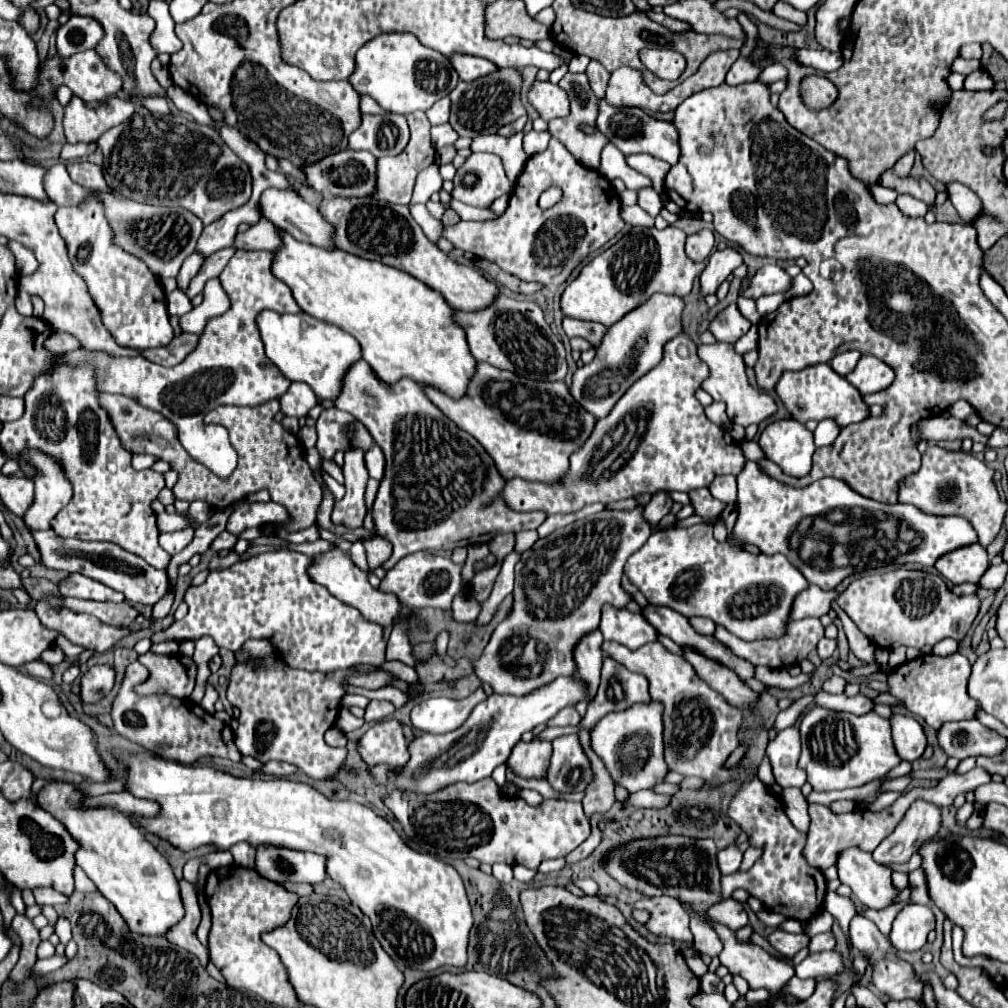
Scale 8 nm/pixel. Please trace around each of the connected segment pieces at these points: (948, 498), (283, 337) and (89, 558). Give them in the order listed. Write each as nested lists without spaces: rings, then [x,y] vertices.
[[[929,446],[925,454],[921,454],[921,468],[915,474],[909,474],[909,478],[901,480],[901,486],[897,490],[899,502],[913,504],[927,514],[961,516],[969,520],[973,530],[977,530],[979,544],[987,548],[999,534],[1003,524],[1003,514],[1007,510],[1007,502],[1001,502],[991,478],[993,470],[977,456],[961,450],[953,452],[953,450],[943,450],[939,446]]]
[[[265,310],[257,316],[257,326],[269,360],[289,380],[299,380],[309,384],[311,390],[321,400],[337,400],[337,394],[341,394],[341,382],[345,378],[345,370],[349,370],[353,362],[361,360],[361,348],[353,336],[305,312],[275,314],[271,310]]]
[[[33,532],[33,538],[39,546],[41,560],[47,568],[65,570],[65,572],[81,572],[93,580],[97,578],[97,582],[101,582],[101,584],[105,584],[117,592],[123,592],[131,604],[153,606],[171,588],[167,570],[157,570],[157,568],[149,566],[143,558],[137,558],[135,554],[121,550],[121,546],[117,546],[117,544],[65,540],[53,532]]]

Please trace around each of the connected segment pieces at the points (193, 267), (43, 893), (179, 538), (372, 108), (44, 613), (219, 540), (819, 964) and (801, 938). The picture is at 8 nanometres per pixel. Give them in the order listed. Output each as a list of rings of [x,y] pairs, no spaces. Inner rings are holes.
[[[193,252],[193,254],[189,254],[189,258],[185,258],[185,262],[183,262],[183,266],[181,266],[181,272],[179,272],[179,276],[177,276],[177,284],[179,284],[179,288],[181,288],[183,292],[187,290],[189,280],[191,280],[191,278],[197,274],[197,270],[201,268],[203,260],[205,260],[205,258],[201,258],[201,252]]]
[[[35,888],[33,894],[35,894],[35,900],[37,900],[39,904],[49,904],[49,906],[65,904],[65,902],[69,900],[67,896],[63,896],[63,894],[57,892],[57,890],[51,890],[51,888]]]
[[[187,528],[187,530],[171,532],[171,534],[161,534],[159,544],[169,556],[175,556],[191,542],[191,538],[193,538],[193,528]]]
[[[359,94],[359,96],[361,96],[361,112],[363,114],[383,114],[383,110],[377,106],[377,102],[373,98],[363,96],[363,94]]]
[[[45,600],[37,604],[37,616],[45,628],[57,630],[69,642],[79,644],[87,650],[95,650],[99,654],[111,650],[121,638],[131,634],[127,628],[103,624],[101,620],[89,614],[77,614],[67,608],[55,608]]]
[[[225,530],[225,532],[221,532],[221,534],[211,542],[209,550],[213,550],[213,552],[219,552],[219,550],[223,550],[223,548],[231,550],[231,548],[235,546],[235,542],[237,542],[237,536],[233,536],[233,534],[229,534],[229,532]]]
[[[817,952],[809,954],[801,964],[795,966],[797,978],[825,978],[831,974],[839,974],[843,970],[841,956],[837,952]]]
[[[779,928],[773,930],[767,936],[767,940],[785,958],[793,958],[799,950],[803,950],[809,944],[809,936],[807,934],[789,934],[789,932],[783,932]]]

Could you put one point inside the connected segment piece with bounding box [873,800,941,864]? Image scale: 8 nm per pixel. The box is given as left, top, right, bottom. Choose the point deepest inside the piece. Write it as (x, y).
(921, 822)

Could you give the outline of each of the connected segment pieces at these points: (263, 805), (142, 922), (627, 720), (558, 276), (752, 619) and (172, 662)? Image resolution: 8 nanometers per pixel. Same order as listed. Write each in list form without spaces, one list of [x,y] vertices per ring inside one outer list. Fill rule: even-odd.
[[[119,754],[127,764],[129,764],[129,780],[127,780],[127,790],[137,796],[137,798],[147,798],[147,800],[155,800],[161,804],[161,814],[157,818],[149,818],[149,820],[135,820],[139,826],[143,826],[147,832],[153,832],[165,840],[169,840],[173,846],[181,848],[181,850],[193,850],[193,848],[199,848],[199,846],[207,846],[207,844],[215,844],[219,850],[225,850],[237,842],[251,842],[253,846],[257,844],[273,844],[273,846],[285,846],[285,848],[293,848],[293,850],[311,850],[311,852],[317,852],[317,854],[325,854],[329,860],[327,860],[327,874],[329,878],[333,878],[335,882],[339,882],[345,892],[349,894],[351,902],[357,904],[365,916],[369,916],[371,924],[373,924],[373,934],[375,938],[379,940],[379,944],[383,946],[383,950],[395,960],[395,964],[403,970],[403,968],[413,968],[413,970],[419,970],[419,972],[431,972],[431,970],[437,970],[437,968],[465,968],[465,962],[467,962],[467,944],[469,944],[469,930],[473,926],[473,914],[471,914],[471,904],[469,904],[469,898],[467,898],[467,892],[465,892],[465,886],[463,886],[463,880],[461,876],[457,874],[457,870],[451,866],[451,864],[445,864],[441,860],[437,860],[435,856],[431,854],[421,854],[421,852],[415,852],[411,850],[403,838],[393,830],[393,826],[383,820],[381,816],[377,816],[373,810],[369,810],[367,806],[363,804],[357,804],[357,802],[339,802],[339,800],[329,800],[325,798],[323,794],[319,794],[315,788],[311,788],[309,784],[303,784],[303,782],[295,782],[295,780],[285,780],[285,778],[246,778],[231,776],[227,772],[221,772],[221,770],[215,770],[211,766],[183,766],[183,764],[177,764],[177,762],[171,762],[171,760],[165,760],[165,758],[159,758],[159,756],[147,756],[147,754]]]
[[[53,782],[39,792],[37,804],[63,822],[69,834],[81,844],[75,856],[77,866],[83,868],[83,872],[95,882],[97,890],[117,908],[129,930],[145,936],[165,936],[173,924],[181,922],[185,916],[179,882],[169,862],[149,840],[145,840],[143,832],[125,814],[109,808],[77,810],[81,796],[83,794],[71,784]]]
[[[657,700],[647,704],[629,706],[629,710],[609,712],[603,716],[591,732],[591,746],[607,764],[615,782],[625,786],[629,792],[647,790],[659,782],[667,774],[667,766],[663,760],[663,706]]]
[[[551,138],[545,152],[527,160],[515,182],[509,206],[501,216],[483,222],[461,220],[453,226],[443,226],[443,238],[463,252],[495,262],[501,270],[521,280],[557,288],[589,252],[599,250],[623,226],[621,202],[607,186],[607,178],[577,162],[557,138]],[[549,186],[561,188],[563,196],[553,208],[543,210],[537,200]]]
[[[695,524],[689,528],[669,528],[661,532],[653,532],[645,546],[629,556],[625,564],[625,576],[633,586],[637,586],[649,604],[669,606],[683,616],[707,616],[715,624],[725,626],[731,634],[741,640],[761,640],[761,638],[779,638],[783,634],[783,626],[789,616],[789,608],[793,598],[809,586],[803,574],[787,562],[783,554],[767,556],[767,554],[751,554],[741,548],[731,548],[725,542],[717,542],[713,538],[711,524]]]
[[[147,652],[139,656],[139,662],[147,666],[149,678],[139,686],[141,696],[169,694],[175,698],[189,698],[195,688],[195,672],[179,656],[159,656]]]

